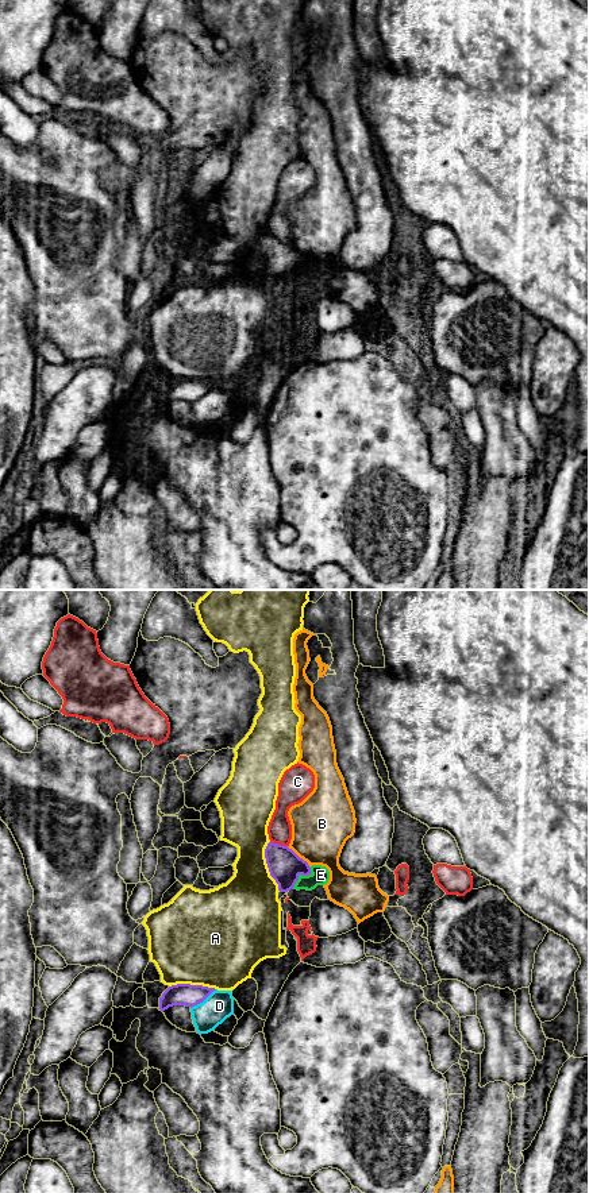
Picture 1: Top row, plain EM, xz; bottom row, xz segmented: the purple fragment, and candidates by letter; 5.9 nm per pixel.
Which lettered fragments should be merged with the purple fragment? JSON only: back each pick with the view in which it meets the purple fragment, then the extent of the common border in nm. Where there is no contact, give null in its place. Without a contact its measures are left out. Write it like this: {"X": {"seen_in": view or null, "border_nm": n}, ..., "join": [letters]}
{"join": []}

